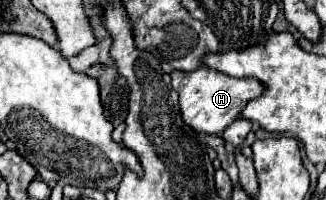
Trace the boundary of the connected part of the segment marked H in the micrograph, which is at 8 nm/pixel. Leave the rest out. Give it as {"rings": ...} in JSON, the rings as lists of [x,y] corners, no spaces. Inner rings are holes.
{"rings":[[[200,67],[200,69],[190,71],[190,73],[172,71],[170,77],[172,77],[174,89],[180,95],[180,109],[182,109],[182,117],[184,117],[186,125],[190,125],[194,131],[204,131],[208,135],[222,133],[226,129],[222,133],[222,139],[226,143],[230,143],[234,147],[244,143],[246,135],[252,129],[252,123],[246,121],[244,117],[240,117],[240,113],[242,113],[242,109],[246,107],[246,103],[250,99],[260,97],[264,93],[266,87],[262,83],[258,83],[256,79],[248,79],[248,77],[246,79],[234,79],[234,77],[228,77],[228,75],[220,73],[220,71],[206,69],[206,67]]]}

